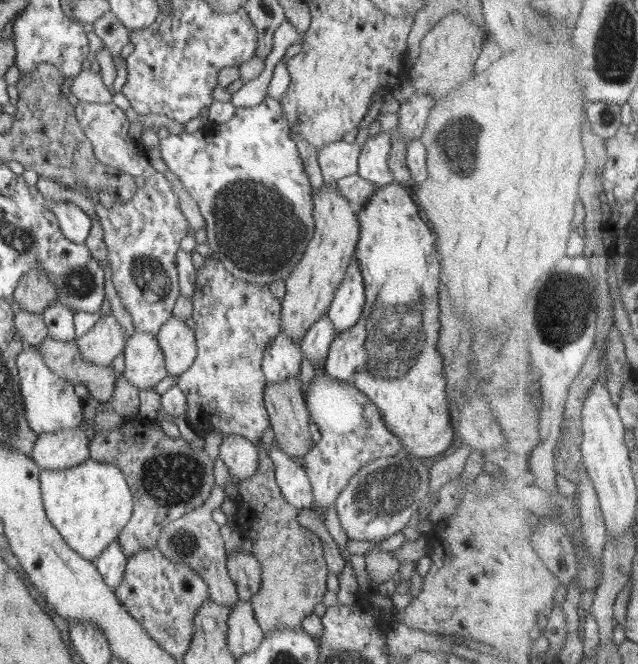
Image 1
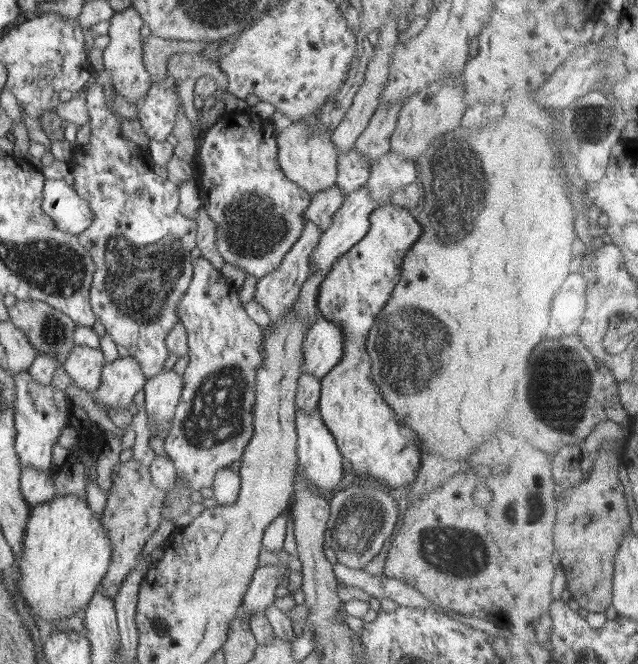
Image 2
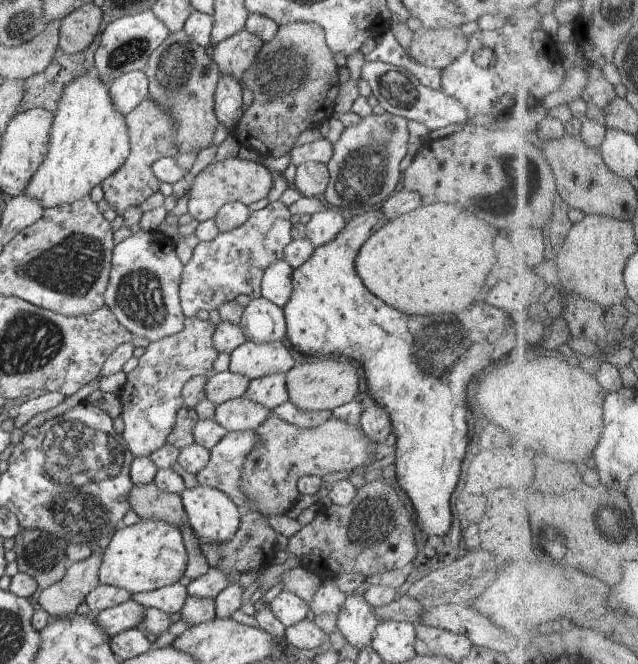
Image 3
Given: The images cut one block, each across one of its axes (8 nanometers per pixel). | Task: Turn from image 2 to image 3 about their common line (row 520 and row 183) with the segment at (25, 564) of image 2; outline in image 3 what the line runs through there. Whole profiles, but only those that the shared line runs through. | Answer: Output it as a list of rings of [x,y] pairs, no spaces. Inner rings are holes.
[[[94,73],[76,77],[63,90],[59,107],[51,126],[48,154],[43,163],[28,181],[23,194],[37,200],[44,210],[67,205],[90,195],[92,188],[102,184],[126,162],[130,152],[130,141],[125,118],[113,105],[106,86]]]

